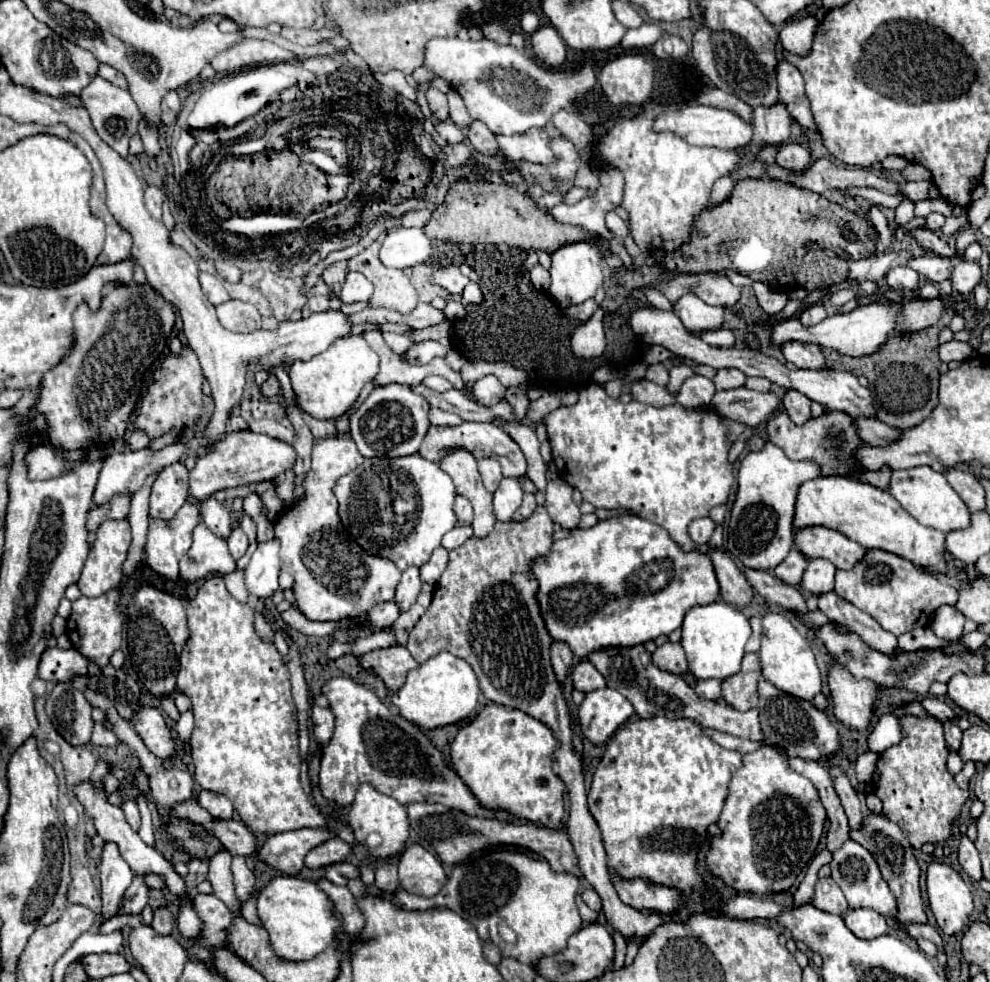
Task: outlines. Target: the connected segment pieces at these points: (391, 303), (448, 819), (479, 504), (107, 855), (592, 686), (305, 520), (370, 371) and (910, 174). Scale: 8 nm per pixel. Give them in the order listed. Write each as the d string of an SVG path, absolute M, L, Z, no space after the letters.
M375 240L363 252L349 260L349 270L365 274L375 290L371 296L371 306L383 306L397 312L411 312L417 306L417 292L411 284L411 278L403 270L387 268L377 258L377 250L381 250L381 240Z
M409 804L407 814L411 820L411 828L437 850L439 858L447 866L453 866L465 860L475 850L505 844L505 846L521 846L521 848L527 848L545 856L555 872L567 872L577 878L583 878L577 866L577 854L573 850L573 844L569 842L569 836L565 834L567 832L565 828L547 830L547 828L537 828L537 826L513 826L513 824L503 824L497 820L467 816L463 812L449 810L441 804Z
M455 450L445 456L439 464L455 482L457 492L463 492L475 510L473 530L477 538L485 538L495 524L493 518L493 496L485 490L481 476L477 472L477 460L465 450Z
M105 844L103 848L103 860L99 864L101 872L101 918L109 920L119 914L119 904L133 880L133 870L129 870L129 864L119 856L117 846Z
M583 660L579 662L573 672L571 672L571 678L573 678L573 686L581 692L593 692L597 688L605 688L607 682L605 678L599 674L599 670L589 662L589 660Z
M333 436L315 442L311 470L301 480L305 494L295 506L287 508L275 524L275 538L281 544L281 566L295 580L295 606L309 620L337 622L343 618L359 618L367 614L377 602L393 600L395 596L395 586L401 578L401 570L397 570L389 558L373 556L361 550L357 542L353 542L353 538L341 526L337 510L339 502L333 494L337 478L361 466L363 460L365 458L359 454L353 438Z
M347 336L331 344L325 352L313 356L309 362L293 362L289 368L291 386L299 406L319 420L343 416L357 400L361 388L373 380L379 370L377 354L367 346L363 336Z
M907 164L907 168L903 170L903 178L905 180L927 180L927 182L931 182L931 170L921 166L921 164Z

